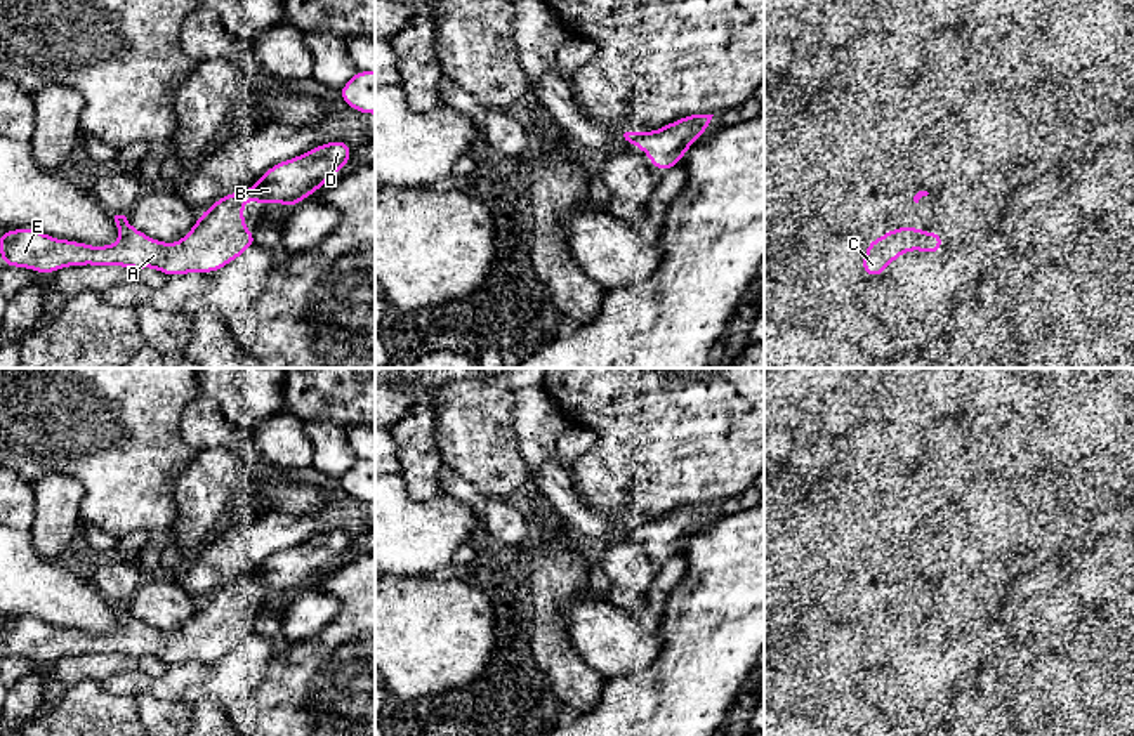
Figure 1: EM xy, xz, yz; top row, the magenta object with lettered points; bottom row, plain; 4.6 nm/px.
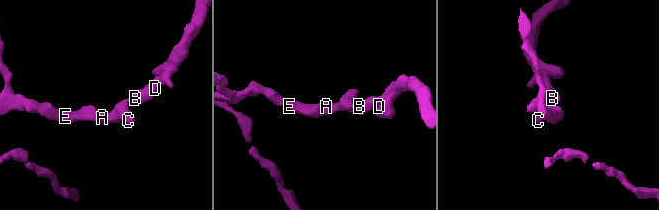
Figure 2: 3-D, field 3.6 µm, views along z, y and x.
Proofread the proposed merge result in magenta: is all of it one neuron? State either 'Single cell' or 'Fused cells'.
Single cell

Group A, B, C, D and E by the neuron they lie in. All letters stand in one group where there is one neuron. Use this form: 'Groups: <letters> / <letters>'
Groups: A B C D E

